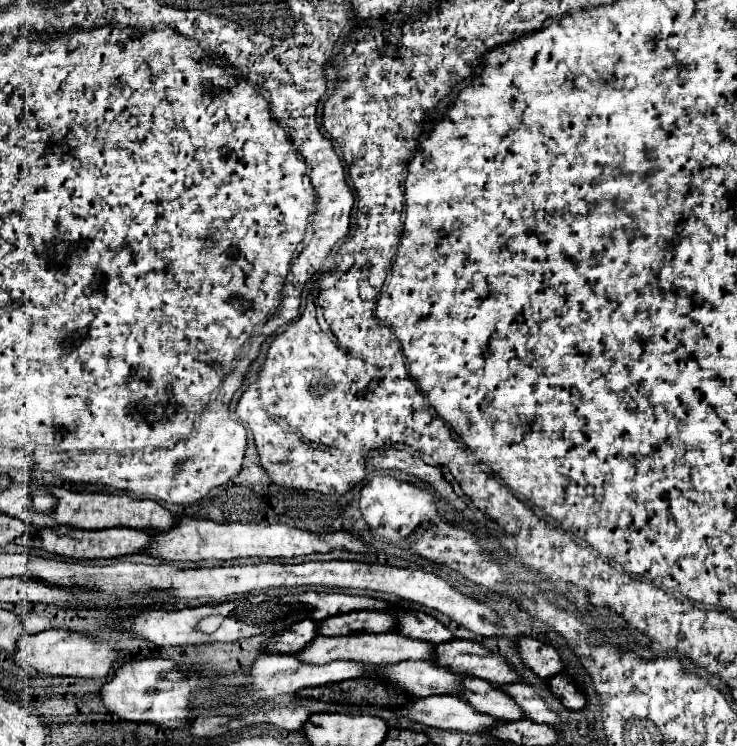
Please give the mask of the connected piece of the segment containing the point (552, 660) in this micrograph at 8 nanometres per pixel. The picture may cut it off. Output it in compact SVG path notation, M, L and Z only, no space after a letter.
M520 638L518 652L528 668L532 668L540 678L552 678L564 670L562 656L556 648L542 640Z

